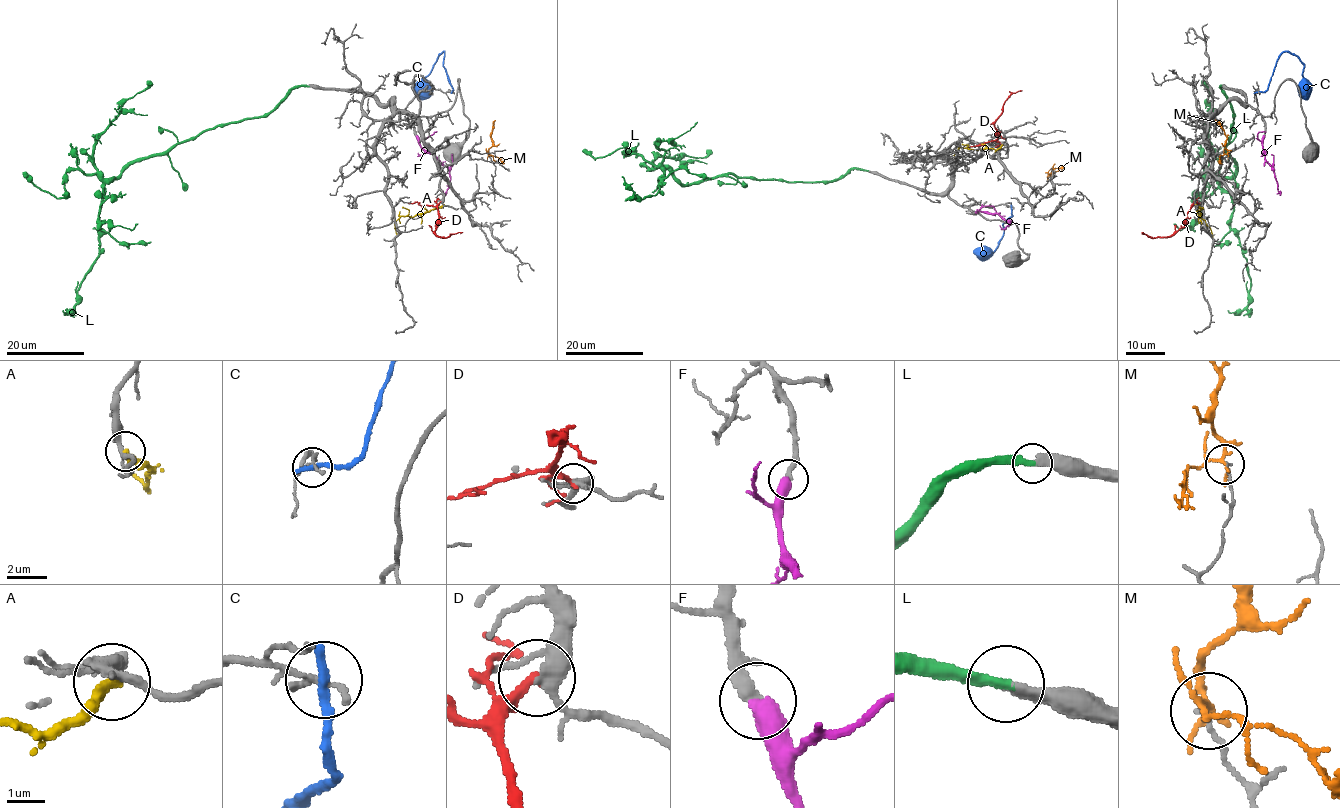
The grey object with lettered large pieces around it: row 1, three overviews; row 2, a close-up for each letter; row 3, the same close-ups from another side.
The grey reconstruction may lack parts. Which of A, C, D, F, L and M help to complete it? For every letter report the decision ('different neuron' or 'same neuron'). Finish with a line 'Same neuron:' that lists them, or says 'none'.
A: different neuron
C: different neuron
D: different neuron
F: same neuron
L: same neuron
M: different neuron
Same neuron: F, L

